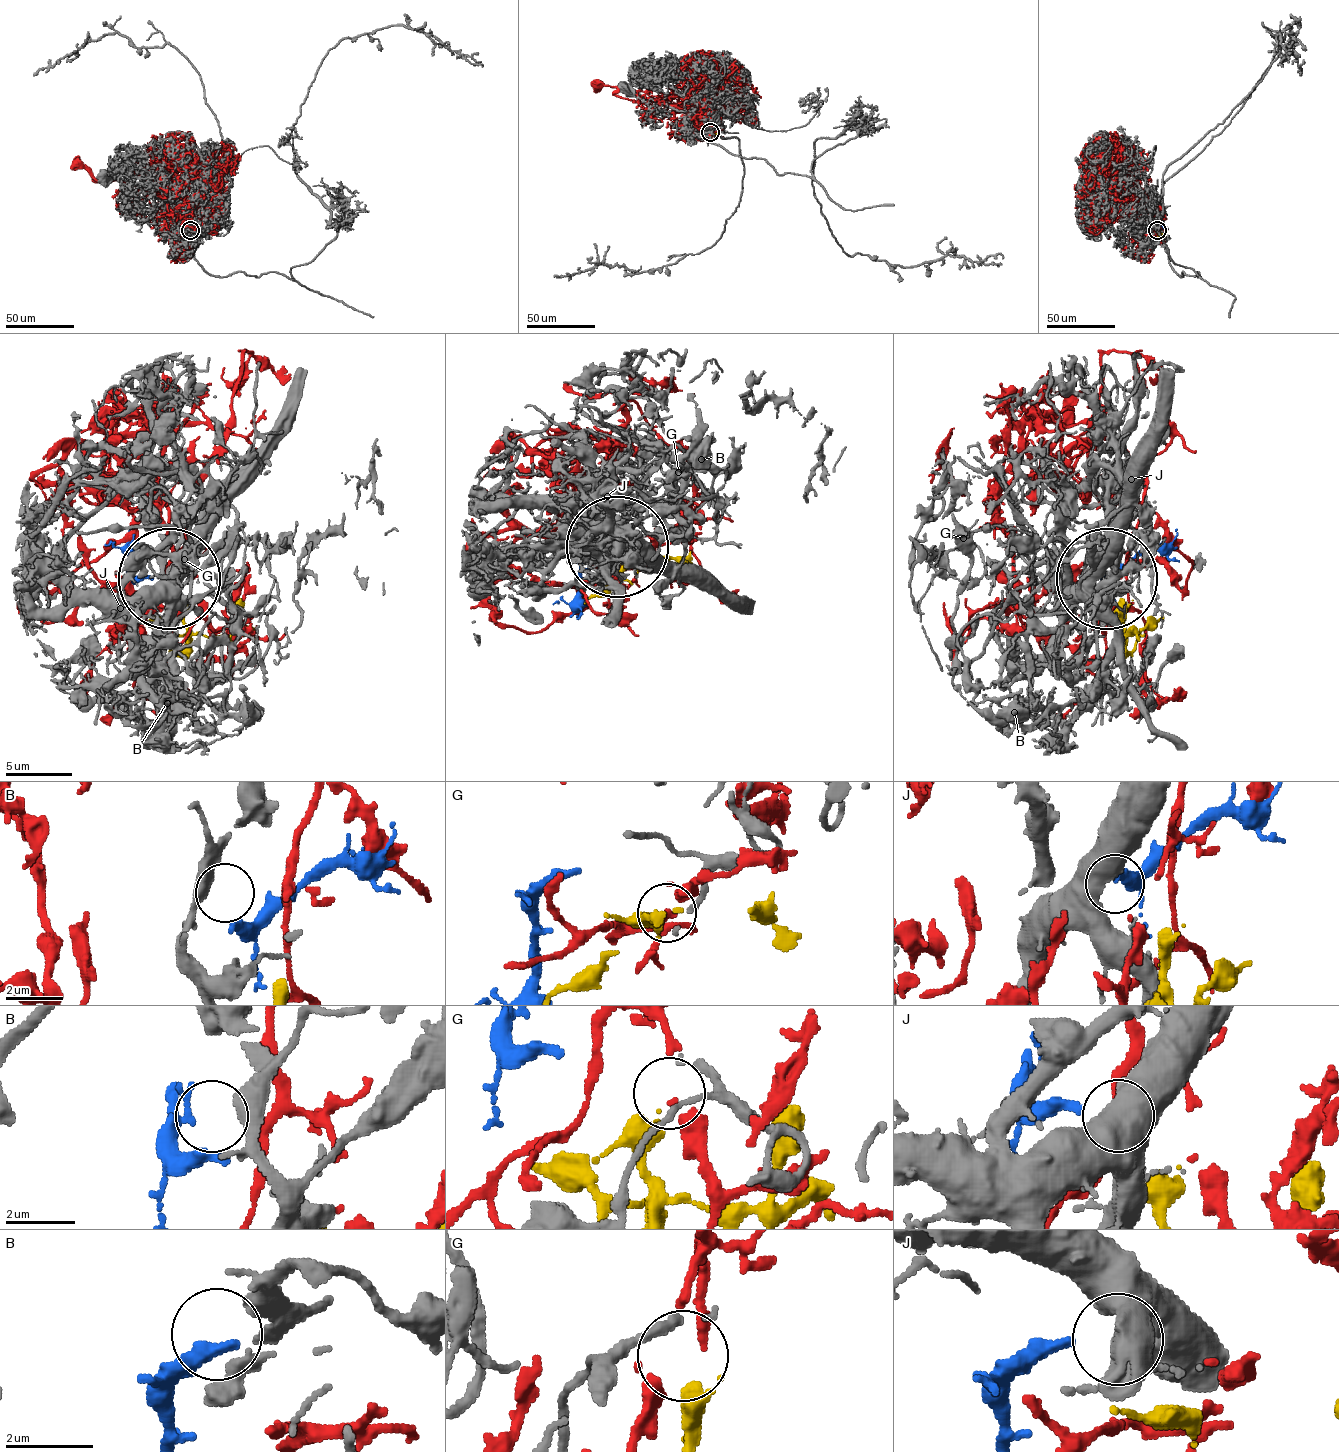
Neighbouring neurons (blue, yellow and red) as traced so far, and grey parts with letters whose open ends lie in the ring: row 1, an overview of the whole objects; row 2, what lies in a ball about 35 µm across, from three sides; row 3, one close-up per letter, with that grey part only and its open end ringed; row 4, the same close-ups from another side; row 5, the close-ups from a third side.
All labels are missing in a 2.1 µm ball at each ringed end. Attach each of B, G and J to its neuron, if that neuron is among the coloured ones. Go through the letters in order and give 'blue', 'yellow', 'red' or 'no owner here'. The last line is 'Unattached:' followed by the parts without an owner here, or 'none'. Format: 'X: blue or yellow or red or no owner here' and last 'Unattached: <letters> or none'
B: no owner here
G: yellow
J: blue
Unattached: B

